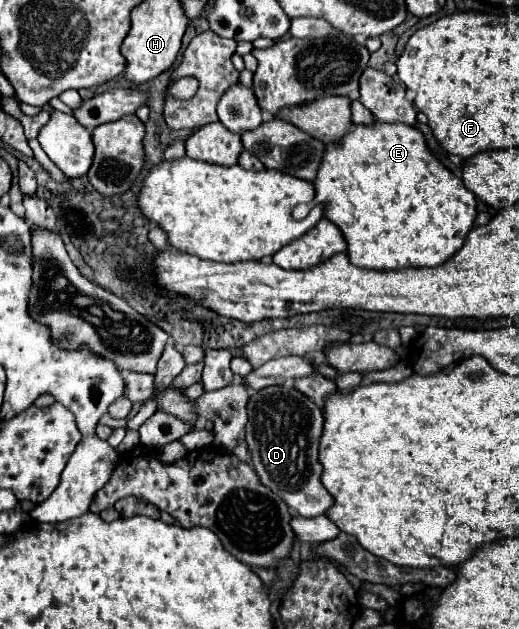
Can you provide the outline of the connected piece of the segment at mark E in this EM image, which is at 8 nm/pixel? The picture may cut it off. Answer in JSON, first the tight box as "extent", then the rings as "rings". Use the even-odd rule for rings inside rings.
{"extent":[274,124,476,270],"rings":[[[352,124],[342,140],[324,146],[324,156],[314,180],[316,204],[324,206],[324,216],[312,230],[298,240],[286,244],[274,254],[274,264],[286,270],[304,270],[324,262],[326,258],[346,252],[350,262],[360,268],[372,270],[400,270],[408,266],[438,266],[456,254],[468,230],[474,226],[476,200],[464,188],[462,180],[446,170],[428,150],[424,136],[418,128],[396,124]]]}

